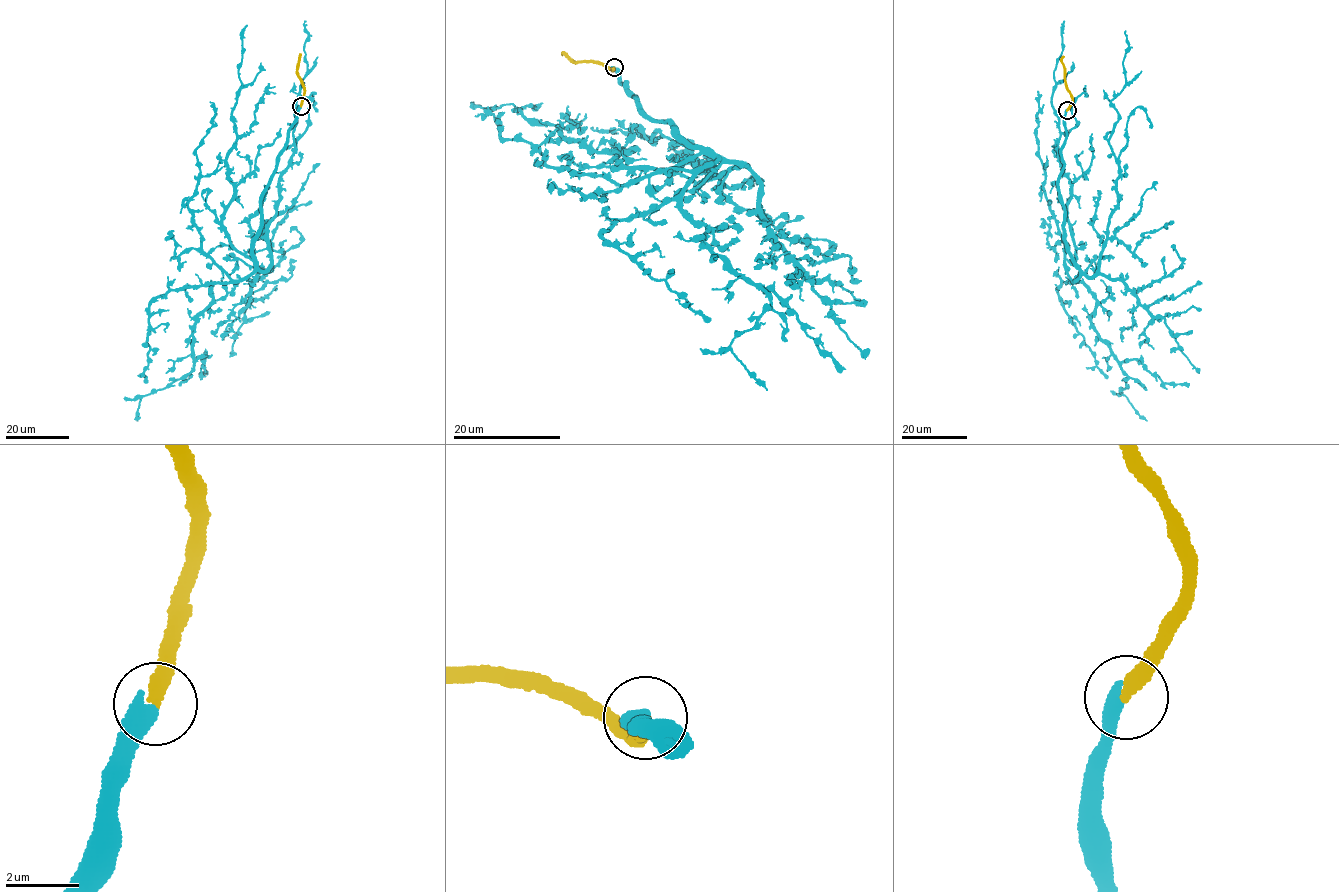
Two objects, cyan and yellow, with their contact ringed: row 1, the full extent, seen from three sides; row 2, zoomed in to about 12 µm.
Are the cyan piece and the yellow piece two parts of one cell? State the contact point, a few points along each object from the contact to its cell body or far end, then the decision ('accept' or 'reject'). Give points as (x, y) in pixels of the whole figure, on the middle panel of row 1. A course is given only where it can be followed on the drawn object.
(614, 67) | cyan via (614, 66), (653, 119), (744, 167), (718, 176), (691, 166), (690, 152), (666, 137), (591, 128) | yellow via (614, 68), (607, 69), (597, 62), (571, 61), (564, 53), (561, 55) | accept

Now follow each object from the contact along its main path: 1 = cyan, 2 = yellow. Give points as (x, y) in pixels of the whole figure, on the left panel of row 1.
1: (301, 106), (261, 199), (252, 253), (264, 271), (269, 221), (293, 153), (296, 101), (307, 72), (304, 20)
2: (301, 106), (303, 91), (297, 73), (299, 53)

